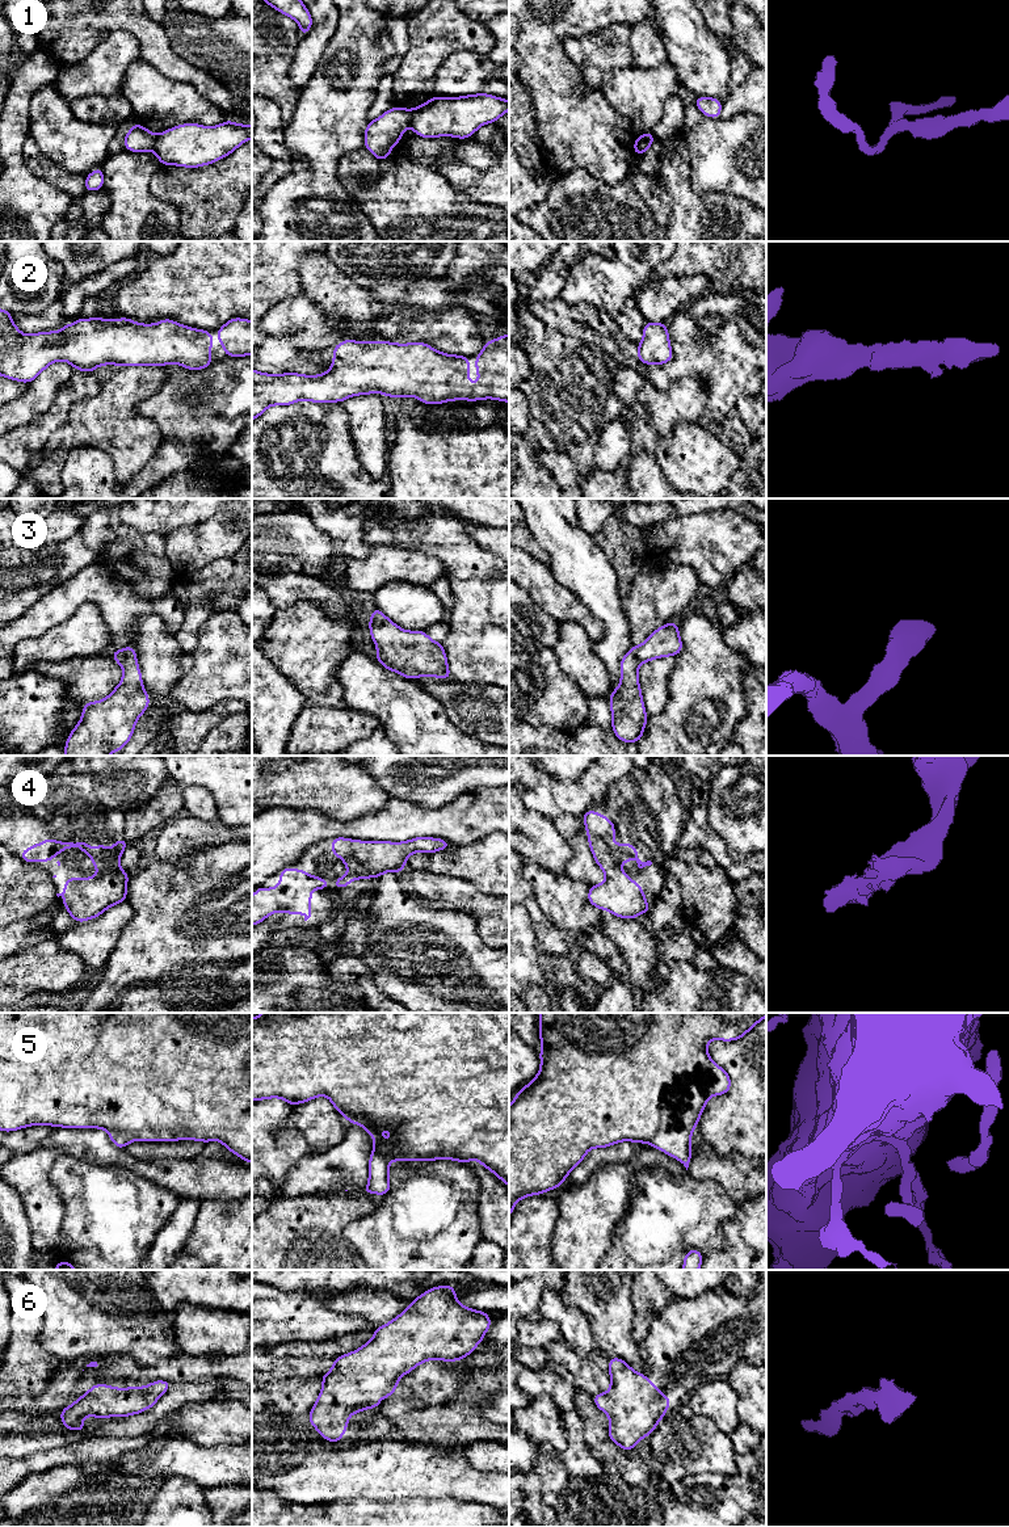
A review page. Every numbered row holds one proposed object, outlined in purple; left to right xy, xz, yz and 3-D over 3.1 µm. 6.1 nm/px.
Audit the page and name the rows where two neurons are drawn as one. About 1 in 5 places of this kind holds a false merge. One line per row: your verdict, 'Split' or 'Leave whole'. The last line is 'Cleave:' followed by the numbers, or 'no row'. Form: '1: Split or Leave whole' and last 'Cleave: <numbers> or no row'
1: Split
2: Leave whole
3: Leave whole
4: Leave whole
5: Leave whole
6: Leave whole
Cleave: 1

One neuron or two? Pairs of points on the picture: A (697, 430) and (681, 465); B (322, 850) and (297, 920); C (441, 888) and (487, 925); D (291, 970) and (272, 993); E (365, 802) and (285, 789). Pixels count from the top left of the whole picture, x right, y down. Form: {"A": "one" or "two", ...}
{"A": "one", "B": "one", "C": "one", "D": "one", "E": "one"}

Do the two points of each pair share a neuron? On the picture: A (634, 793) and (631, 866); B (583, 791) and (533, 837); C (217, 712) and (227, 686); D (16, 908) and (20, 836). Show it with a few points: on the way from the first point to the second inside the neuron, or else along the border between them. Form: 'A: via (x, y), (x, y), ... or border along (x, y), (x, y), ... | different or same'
A: via (634, 811), (631, 848) | same
B: border along (525, 804), (528, 808), (535, 810), (553, 820) | different
C: border along (218, 702), (202, 711), (188, 710) | different
D: border along (13, 852), (22, 859), (34, 862), (46, 870) | different

